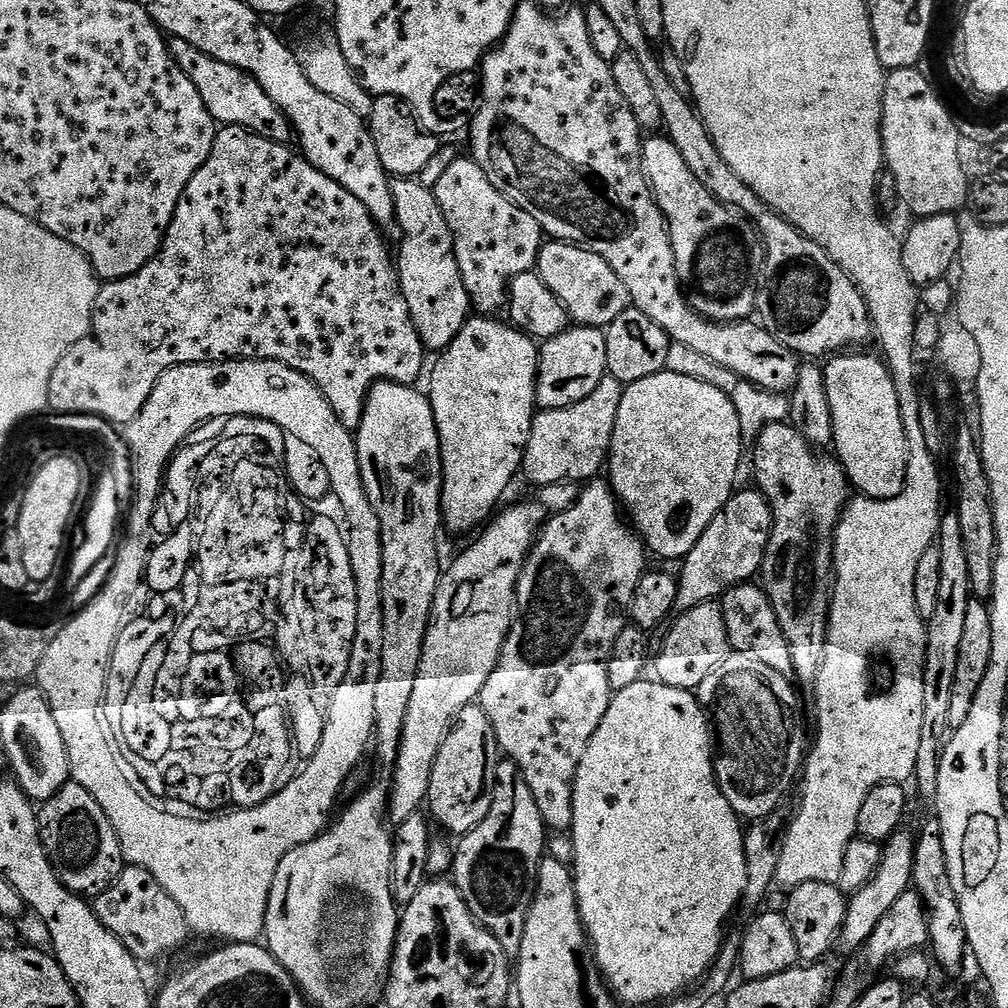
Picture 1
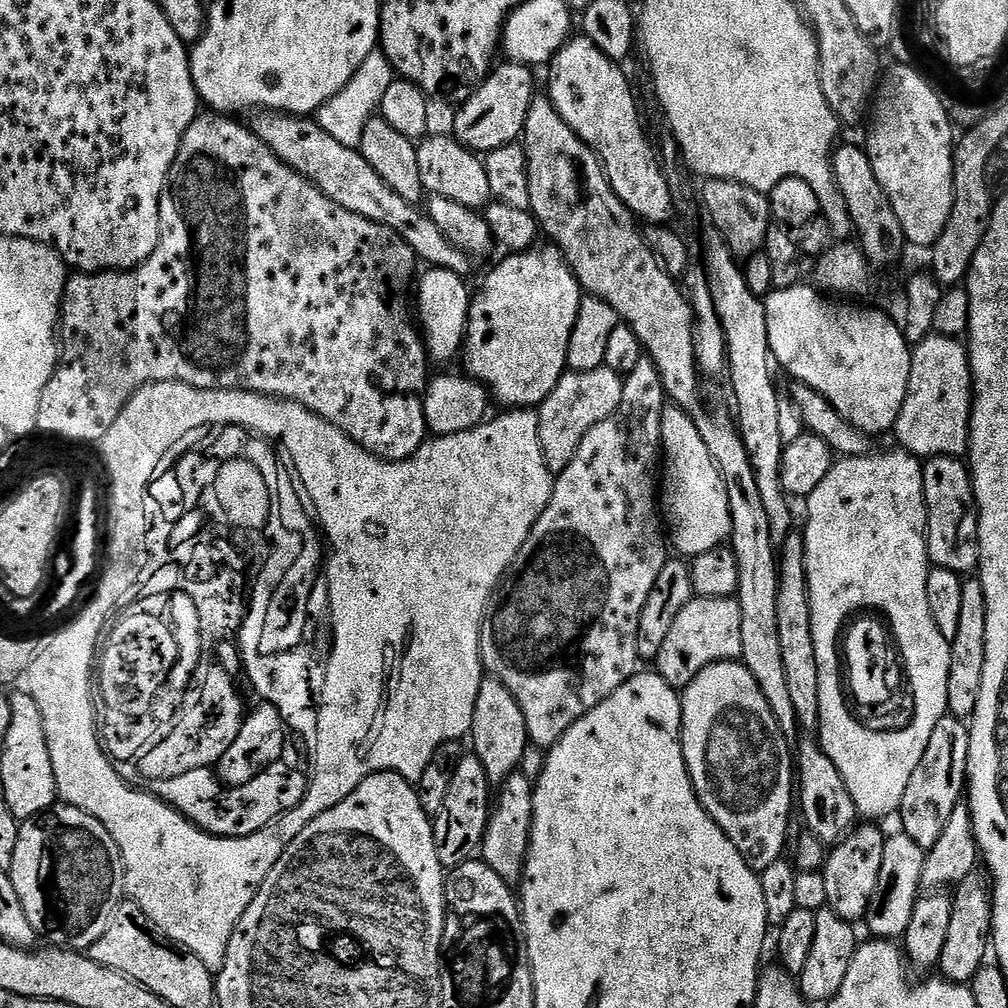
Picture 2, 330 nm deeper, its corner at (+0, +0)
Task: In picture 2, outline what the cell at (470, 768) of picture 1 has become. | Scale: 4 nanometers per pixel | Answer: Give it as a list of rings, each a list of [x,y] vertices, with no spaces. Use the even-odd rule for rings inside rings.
[[[475,754],[461,756],[454,770],[454,779],[450,781],[450,791],[446,794],[446,806],[442,806],[442,810],[434,818],[436,849],[445,870],[457,868],[458,865],[464,864],[477,855],[488,825],[490,811],[488,791],[490,785],[482,762],[478,762]]]

